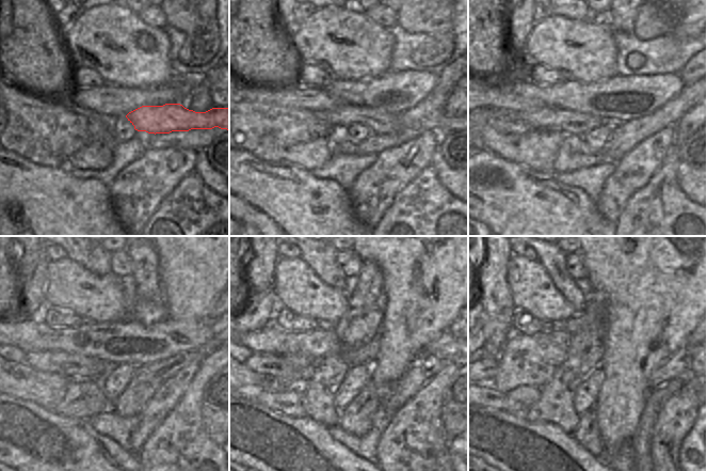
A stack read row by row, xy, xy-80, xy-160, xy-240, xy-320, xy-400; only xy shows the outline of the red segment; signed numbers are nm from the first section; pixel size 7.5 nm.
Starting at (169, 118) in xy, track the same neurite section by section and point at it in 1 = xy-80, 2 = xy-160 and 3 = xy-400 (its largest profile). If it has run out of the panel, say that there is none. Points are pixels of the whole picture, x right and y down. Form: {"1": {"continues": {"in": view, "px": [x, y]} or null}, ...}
{"1": {"continues": {"in": "xy-80", "px": [380, 122]}}, "2": {"continues": {"in": "xy-160", "px": [566, 121]}}, "3": {"continues": {"in": "xy-400", "px": [489, 365]}}}

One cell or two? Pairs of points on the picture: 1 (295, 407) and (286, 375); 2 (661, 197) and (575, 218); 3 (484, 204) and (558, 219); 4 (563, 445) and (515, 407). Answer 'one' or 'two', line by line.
1: two
2: two
3: one
4: two

